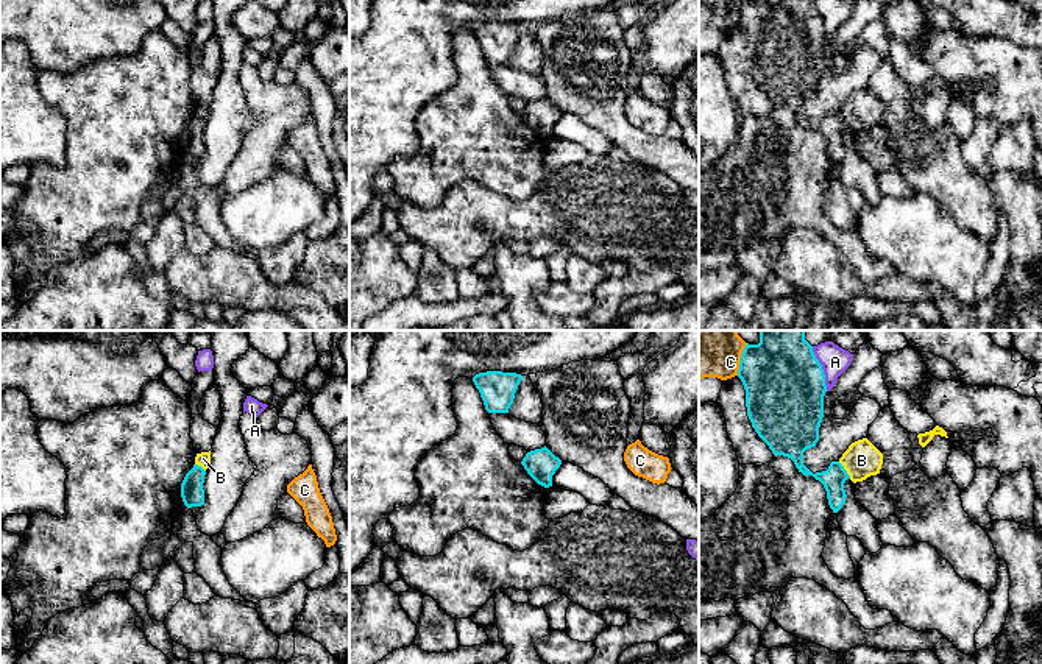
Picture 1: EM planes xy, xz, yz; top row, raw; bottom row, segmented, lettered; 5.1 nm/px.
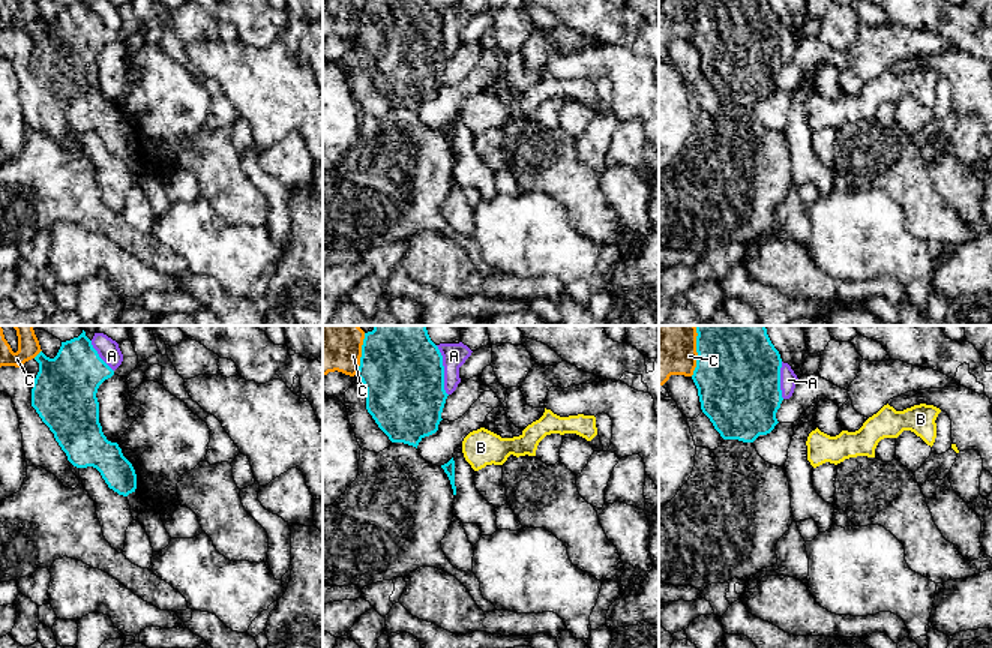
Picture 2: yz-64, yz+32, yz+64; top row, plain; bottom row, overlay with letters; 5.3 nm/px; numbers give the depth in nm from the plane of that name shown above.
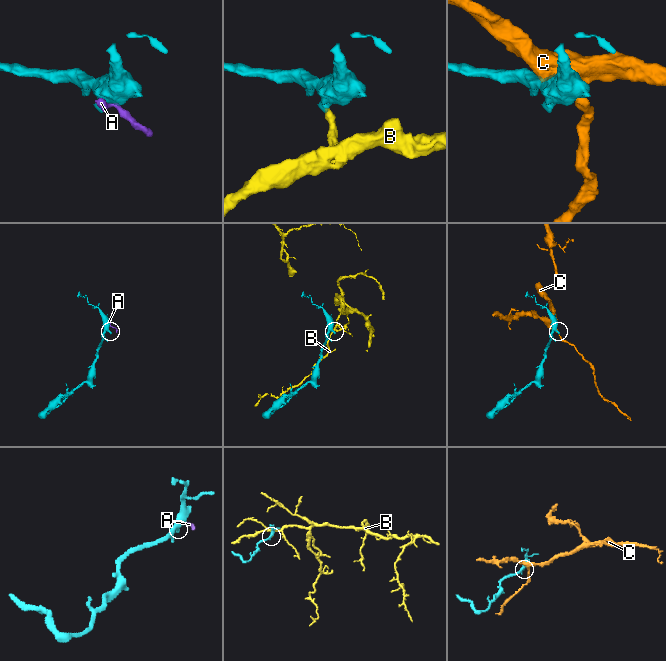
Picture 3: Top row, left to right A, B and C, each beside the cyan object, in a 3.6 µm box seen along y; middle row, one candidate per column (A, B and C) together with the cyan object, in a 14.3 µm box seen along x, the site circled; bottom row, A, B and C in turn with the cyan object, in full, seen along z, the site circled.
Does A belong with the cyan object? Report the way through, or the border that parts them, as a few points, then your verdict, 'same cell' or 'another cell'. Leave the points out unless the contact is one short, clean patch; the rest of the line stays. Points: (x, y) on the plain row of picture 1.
along yz (811, 0), (821, 16), (827, 41) | another cell

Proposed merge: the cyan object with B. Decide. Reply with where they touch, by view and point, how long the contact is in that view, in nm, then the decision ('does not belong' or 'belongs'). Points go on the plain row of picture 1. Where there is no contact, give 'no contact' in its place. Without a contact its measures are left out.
yz (844, 120) | 110 nm | does not belong

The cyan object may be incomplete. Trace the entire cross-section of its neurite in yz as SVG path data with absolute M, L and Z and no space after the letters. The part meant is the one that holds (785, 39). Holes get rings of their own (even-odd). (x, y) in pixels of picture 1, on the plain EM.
M744 0L738 28L746 41L747 67L758 87L774 106L791 109L799 123L819 131L827 142L830 159L838 164L847 148L844 134L850 129L844 117L831 112L827 122L813 125L803 115L803 103L819 92L827 42L825 25L813 0Z

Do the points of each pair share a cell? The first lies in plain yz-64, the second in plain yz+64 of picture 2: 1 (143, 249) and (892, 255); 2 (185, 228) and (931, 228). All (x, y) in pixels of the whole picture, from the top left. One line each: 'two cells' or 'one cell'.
1: two cells
2: two cells

